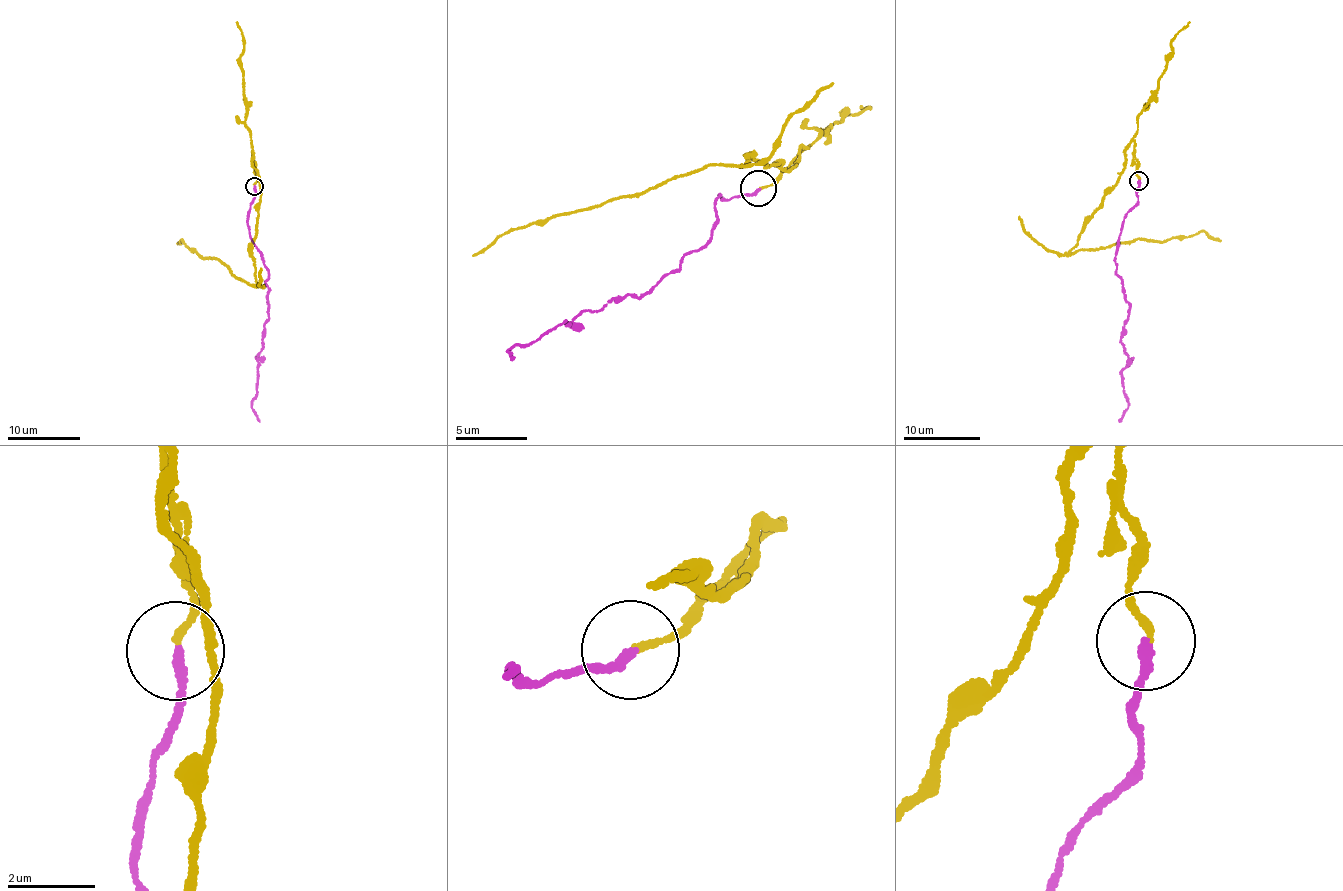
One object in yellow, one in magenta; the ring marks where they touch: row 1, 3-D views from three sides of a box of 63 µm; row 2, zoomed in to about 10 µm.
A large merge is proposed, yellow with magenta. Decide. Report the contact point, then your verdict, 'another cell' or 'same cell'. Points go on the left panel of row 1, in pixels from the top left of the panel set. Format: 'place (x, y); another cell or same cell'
place (254, 186); another cell

